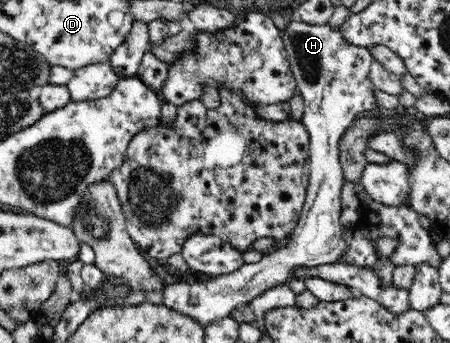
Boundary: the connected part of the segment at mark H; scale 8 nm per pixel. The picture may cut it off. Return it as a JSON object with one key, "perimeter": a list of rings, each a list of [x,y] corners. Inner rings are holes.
{"perimeter":[[[295,17],[288,22],[287,30],[281,33],[297,89],[304,98],[300,120],[308,131],[310,170],[306,201],[298,225],[289,235],[289,242],[283,247],[274,248],[272,254],[262,257],[258,263],[245,263],[234,273],[208,281],[167,285],[162,303],[204,321],[204,326],[228,317],[237,305],[250,303],[262,290],[287,283],[292,279],[293,269],[342,263],[350,247],[340,223],[340,199],[345,181],[340,160],[340,140],[361,113],[378,111],[381,107],[374,92],[376,87],[369,78],[375,59],[367,49],[350,45],[340,30],[332,30],[328,24],[306,25]]]}

